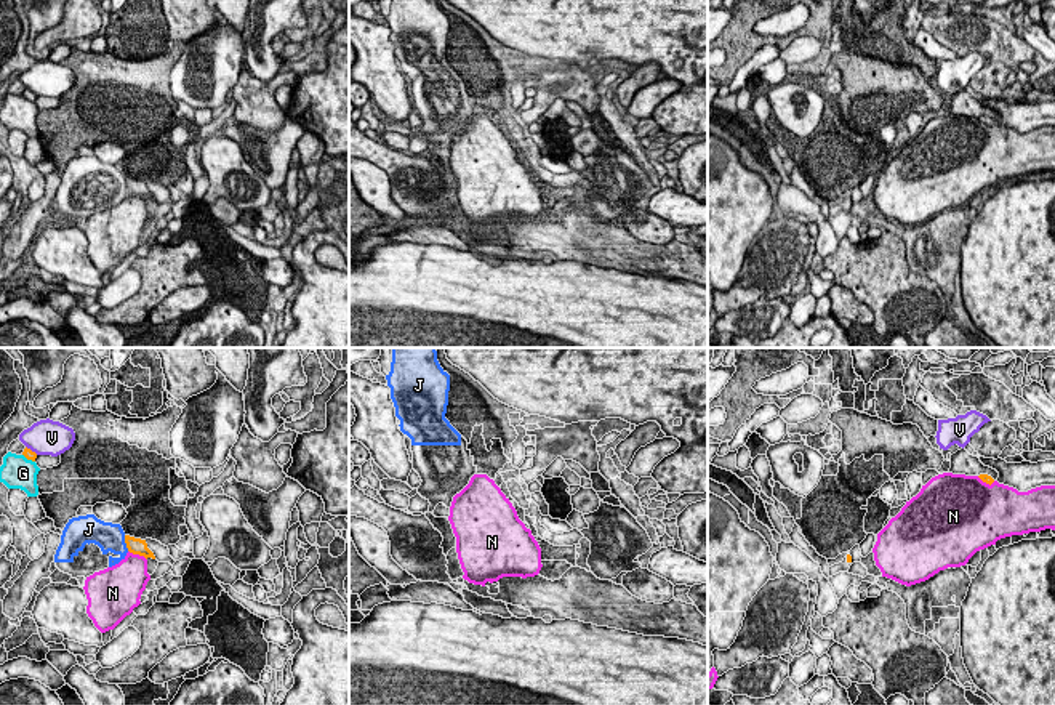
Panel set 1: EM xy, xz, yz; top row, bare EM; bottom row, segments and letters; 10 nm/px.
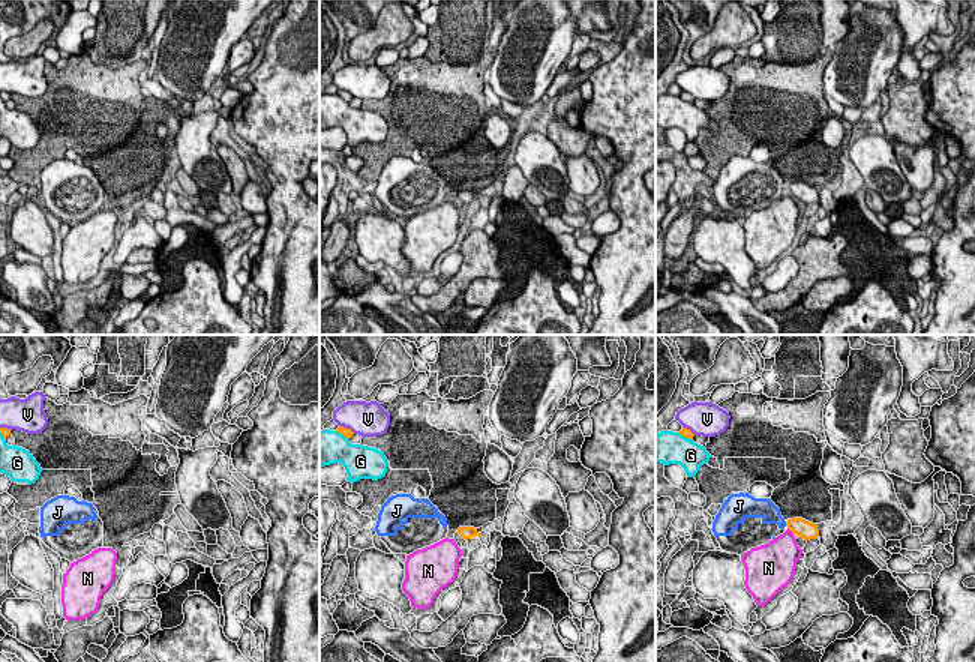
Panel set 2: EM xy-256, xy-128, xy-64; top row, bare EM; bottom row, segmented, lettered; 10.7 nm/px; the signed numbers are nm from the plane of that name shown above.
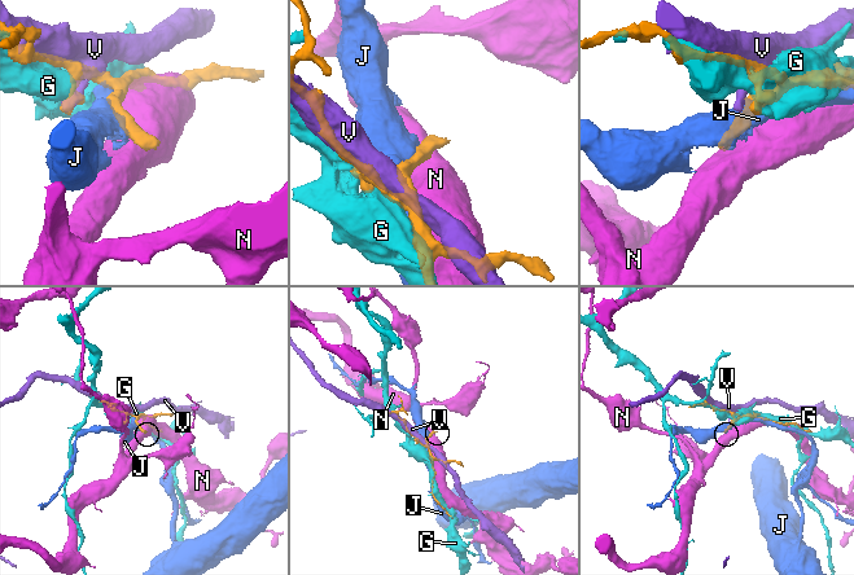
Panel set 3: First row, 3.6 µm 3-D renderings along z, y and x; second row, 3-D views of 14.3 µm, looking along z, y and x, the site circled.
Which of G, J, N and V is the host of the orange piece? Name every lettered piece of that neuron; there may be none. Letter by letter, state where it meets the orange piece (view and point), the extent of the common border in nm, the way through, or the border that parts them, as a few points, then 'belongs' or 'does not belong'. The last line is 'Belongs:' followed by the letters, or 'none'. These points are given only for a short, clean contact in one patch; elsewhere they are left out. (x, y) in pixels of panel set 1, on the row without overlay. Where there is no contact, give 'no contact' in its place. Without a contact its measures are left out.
G: meets orange in xy at (29, 100); contact 150 nm long; does not belong
J: meets orange in xy at (125, 183); contact 170 nm long; does not belong
N: meets orange in xy at (138, 194); contact 220 nm long; does not belong
V: meets orange in xy at (31, 92); contact 150 nm long; does not belong
Belongs: none

